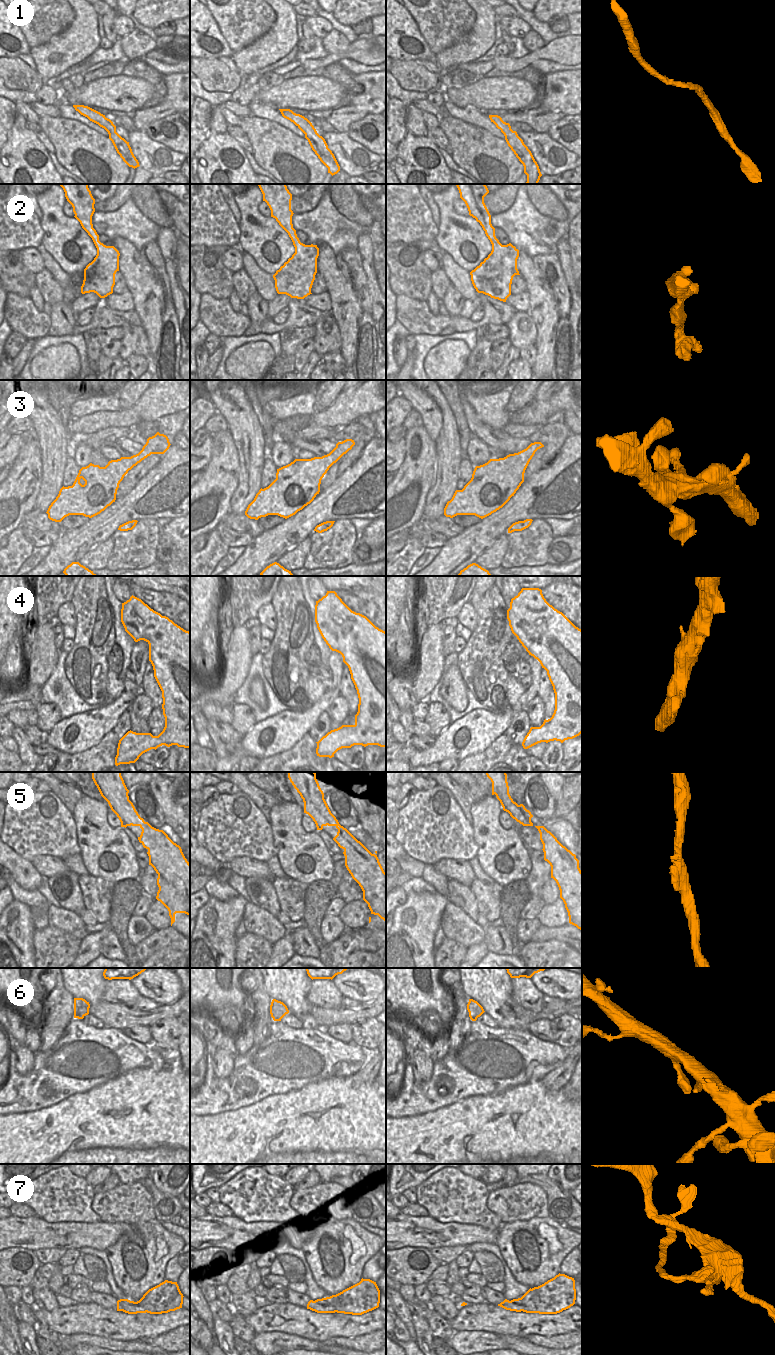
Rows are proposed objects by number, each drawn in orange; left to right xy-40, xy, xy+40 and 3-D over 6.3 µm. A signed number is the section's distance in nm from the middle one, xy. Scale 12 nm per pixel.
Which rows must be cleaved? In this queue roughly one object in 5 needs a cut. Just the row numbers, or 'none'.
7

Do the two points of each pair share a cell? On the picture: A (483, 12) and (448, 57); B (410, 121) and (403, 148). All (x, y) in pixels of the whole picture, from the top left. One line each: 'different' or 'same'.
A: same
B: different

